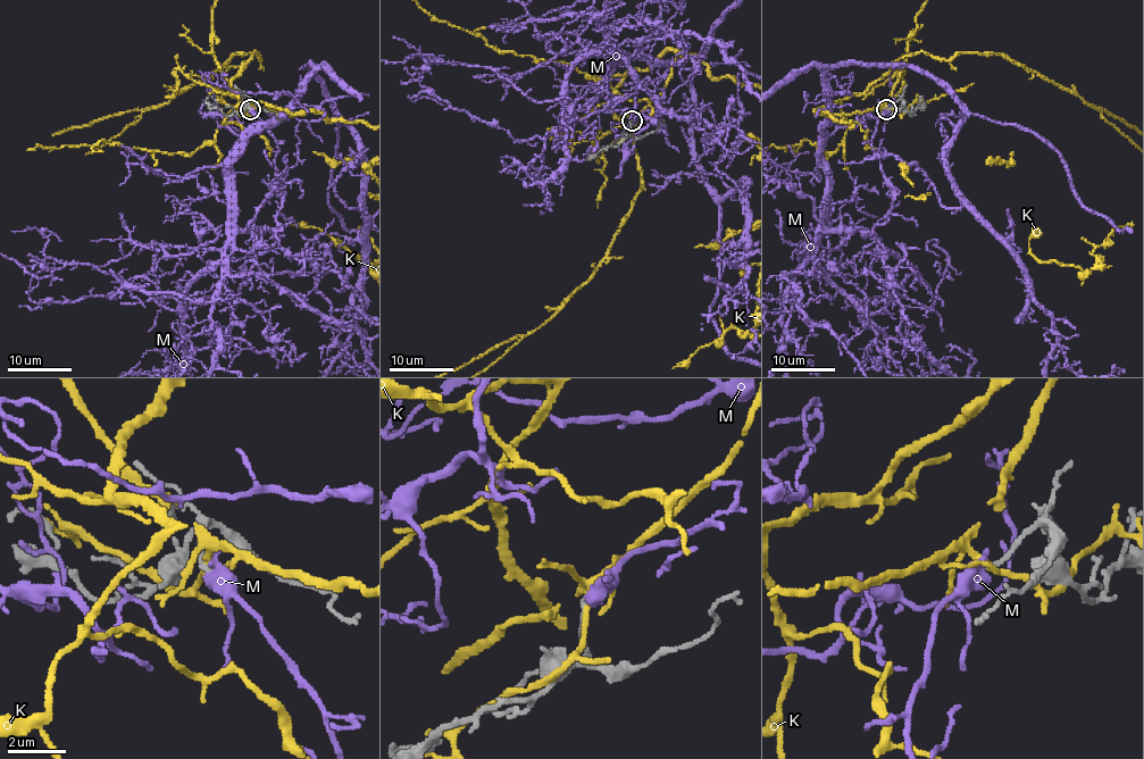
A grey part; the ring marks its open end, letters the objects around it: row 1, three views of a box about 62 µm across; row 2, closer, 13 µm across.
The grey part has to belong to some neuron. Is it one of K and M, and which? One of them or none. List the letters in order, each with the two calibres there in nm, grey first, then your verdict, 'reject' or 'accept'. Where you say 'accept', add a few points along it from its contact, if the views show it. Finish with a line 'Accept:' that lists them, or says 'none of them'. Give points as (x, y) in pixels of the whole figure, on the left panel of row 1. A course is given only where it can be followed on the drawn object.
K: 200/150 nm | reject
M: 190/600 nm | reject
Accept: none of them

